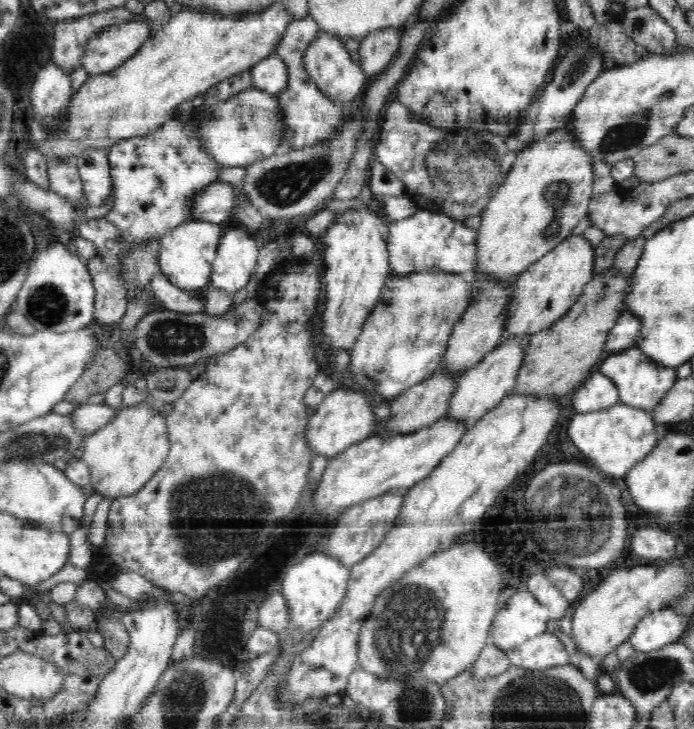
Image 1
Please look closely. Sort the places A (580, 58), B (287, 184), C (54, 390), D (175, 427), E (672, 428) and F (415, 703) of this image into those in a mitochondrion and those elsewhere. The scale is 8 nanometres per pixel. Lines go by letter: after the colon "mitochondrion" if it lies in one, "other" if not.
A: mitochondrion
B: mitochondrion
C: other
D: other
E: other
F: mitochondrion

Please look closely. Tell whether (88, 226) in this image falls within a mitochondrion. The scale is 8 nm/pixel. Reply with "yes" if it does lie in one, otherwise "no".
no

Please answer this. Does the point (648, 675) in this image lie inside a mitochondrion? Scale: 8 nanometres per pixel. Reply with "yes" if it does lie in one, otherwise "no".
yes

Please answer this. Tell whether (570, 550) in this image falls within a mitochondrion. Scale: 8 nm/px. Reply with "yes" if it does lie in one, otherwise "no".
yes

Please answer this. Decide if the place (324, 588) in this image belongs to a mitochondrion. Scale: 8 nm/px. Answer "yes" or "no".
no

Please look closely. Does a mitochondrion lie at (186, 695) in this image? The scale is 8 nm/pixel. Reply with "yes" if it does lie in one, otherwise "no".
yes

